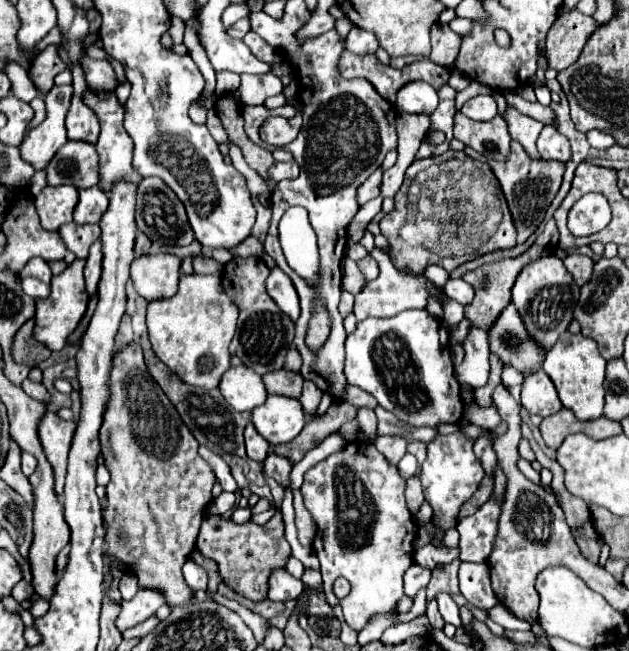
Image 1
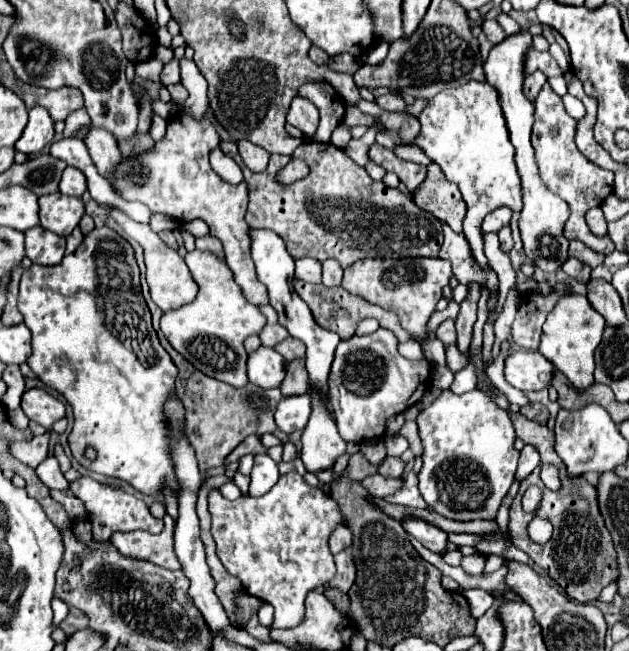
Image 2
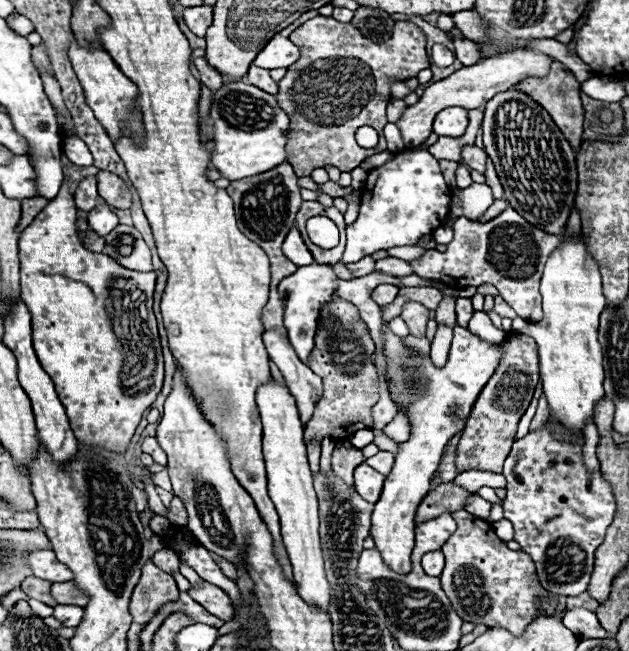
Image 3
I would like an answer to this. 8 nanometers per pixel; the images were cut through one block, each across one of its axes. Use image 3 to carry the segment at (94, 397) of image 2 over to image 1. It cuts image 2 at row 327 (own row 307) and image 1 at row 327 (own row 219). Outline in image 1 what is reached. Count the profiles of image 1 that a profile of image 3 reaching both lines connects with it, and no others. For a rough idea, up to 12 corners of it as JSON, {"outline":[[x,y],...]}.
{"outline":[[84,260],[36,302],[34,336],[62,350],[86,312]]}

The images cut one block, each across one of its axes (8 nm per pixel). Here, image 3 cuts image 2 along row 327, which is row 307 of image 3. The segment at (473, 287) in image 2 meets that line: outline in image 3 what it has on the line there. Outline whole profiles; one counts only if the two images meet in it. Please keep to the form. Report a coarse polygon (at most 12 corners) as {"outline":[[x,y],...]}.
{"outline":[[470,298],[456,300],[458,326],[468,328],[474,314]]}

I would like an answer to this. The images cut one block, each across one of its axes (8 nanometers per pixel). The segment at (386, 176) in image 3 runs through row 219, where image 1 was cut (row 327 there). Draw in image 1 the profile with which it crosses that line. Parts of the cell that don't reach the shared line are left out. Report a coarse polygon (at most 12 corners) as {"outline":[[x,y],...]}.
{"outline":[[366,318],[344,374],[414,428],[464,414],[442,320]]}

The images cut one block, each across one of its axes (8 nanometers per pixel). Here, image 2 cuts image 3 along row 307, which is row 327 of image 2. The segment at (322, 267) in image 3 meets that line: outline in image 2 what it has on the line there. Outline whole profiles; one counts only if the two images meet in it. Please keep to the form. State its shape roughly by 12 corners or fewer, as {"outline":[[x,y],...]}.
{"outline":[[250,228],[256,276],[280,324],[306,344],[310,382],[326,392],[340,342],[292,288],[294,258],[272,230]]}

